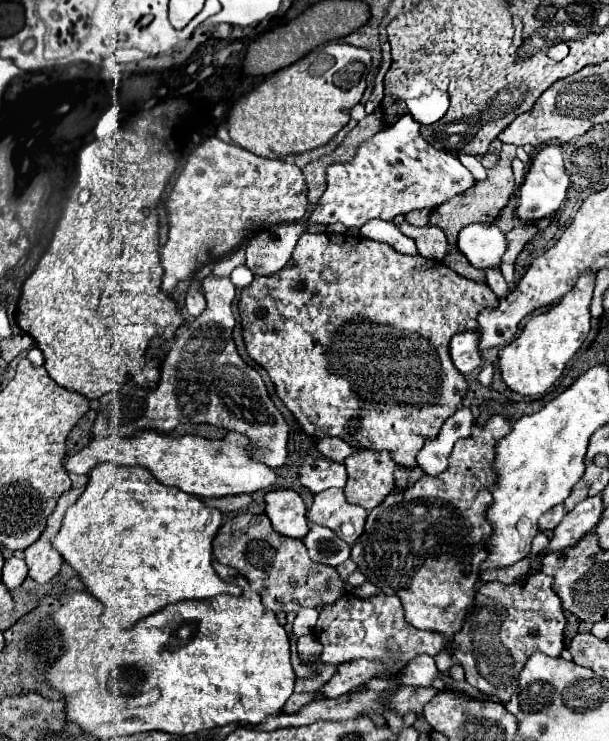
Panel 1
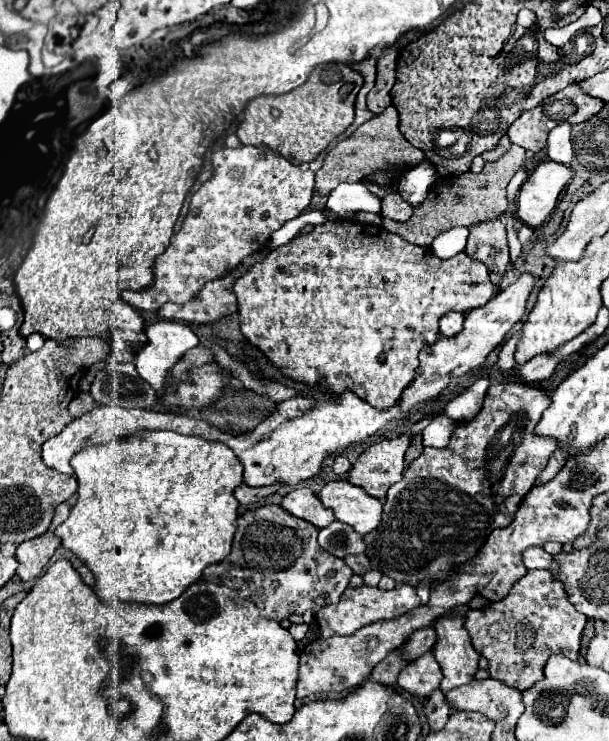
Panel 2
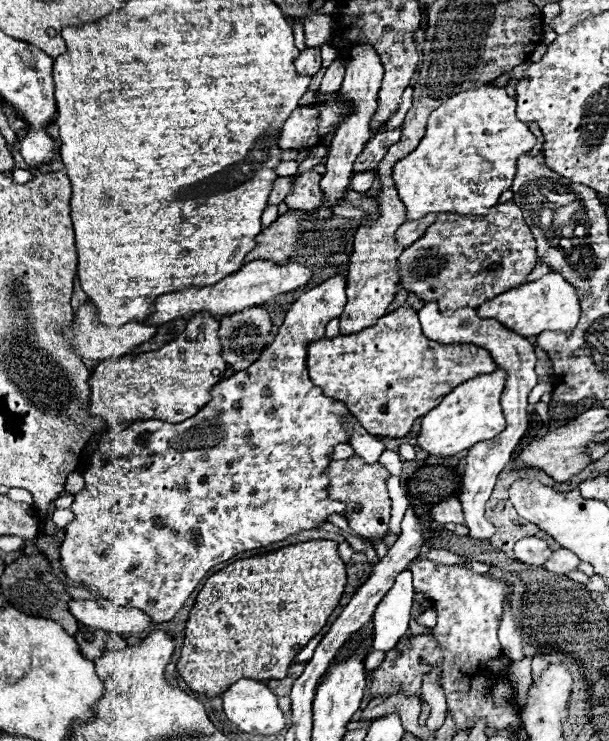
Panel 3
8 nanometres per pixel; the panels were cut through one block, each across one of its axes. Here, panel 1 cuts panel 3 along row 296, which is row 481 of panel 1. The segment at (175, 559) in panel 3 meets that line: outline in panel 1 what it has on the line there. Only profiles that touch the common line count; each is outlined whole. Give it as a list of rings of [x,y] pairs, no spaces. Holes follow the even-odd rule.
[[[306,456],[300,466],[298,480],[312,494],[318,494],[332,486],[344,488],[346,486],[346,468],[344,464],[336,464],[326,458]]]

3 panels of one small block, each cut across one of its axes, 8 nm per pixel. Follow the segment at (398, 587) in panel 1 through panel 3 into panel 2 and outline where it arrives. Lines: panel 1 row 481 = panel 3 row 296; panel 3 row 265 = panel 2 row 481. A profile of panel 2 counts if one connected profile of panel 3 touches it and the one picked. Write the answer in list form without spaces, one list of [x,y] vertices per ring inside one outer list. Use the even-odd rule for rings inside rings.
[[[522,380],[492,384],[486,392],[480,414],[470,422],[458,424],[444,450],[424,448],[404,470],[402,480],[388,490],[380,526],[364,536],[366,556],[370,558],[372,568],[410,586],[418,586],[424,578],[436,582],[438,578],[446,578],[454,566],[470,560],[494,528],[510,526],[522,498],[530,492],[538,474],[546,468],[548,458],[558,448],[556,438],[542,438],[534,432],[548,402],[552,402],[550,392],[540,384],[528,386],[528,382]]]

